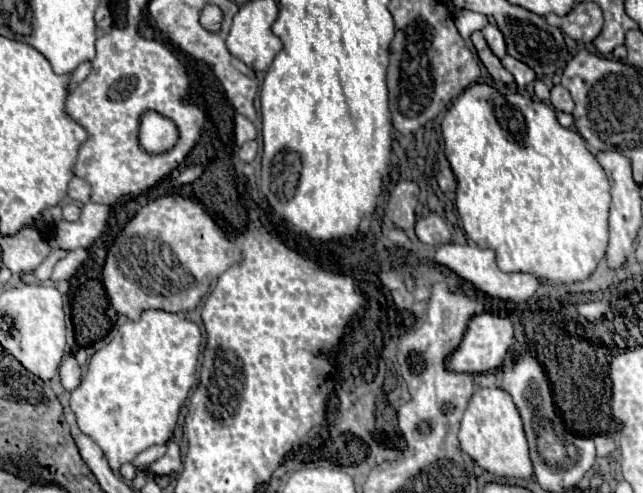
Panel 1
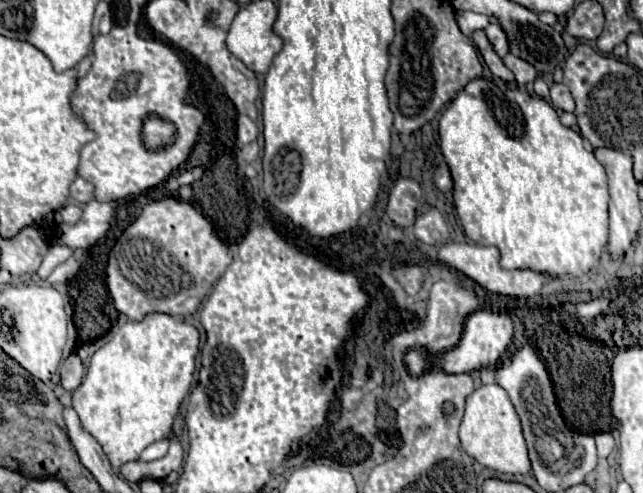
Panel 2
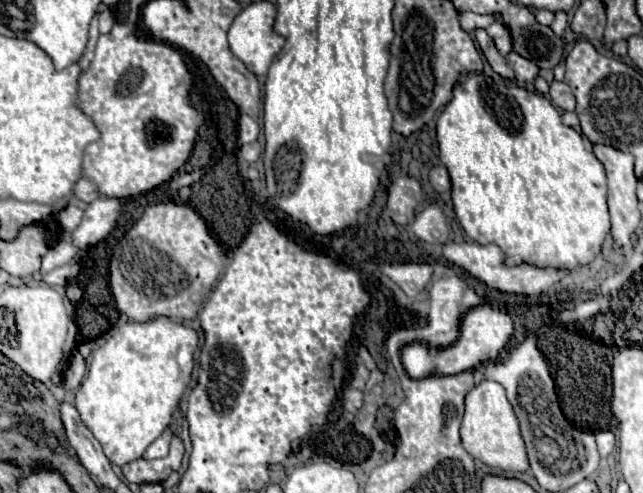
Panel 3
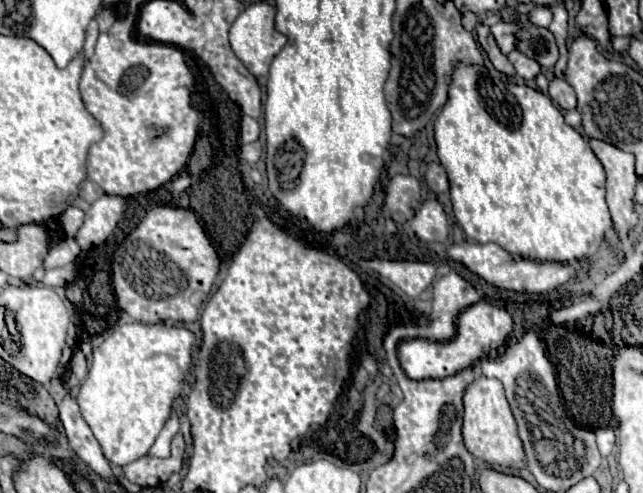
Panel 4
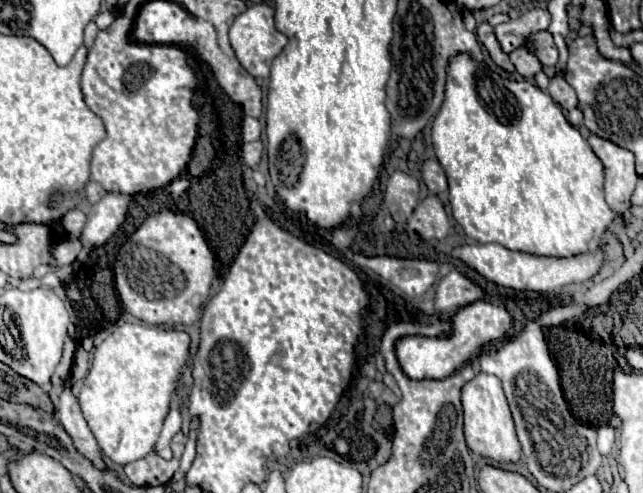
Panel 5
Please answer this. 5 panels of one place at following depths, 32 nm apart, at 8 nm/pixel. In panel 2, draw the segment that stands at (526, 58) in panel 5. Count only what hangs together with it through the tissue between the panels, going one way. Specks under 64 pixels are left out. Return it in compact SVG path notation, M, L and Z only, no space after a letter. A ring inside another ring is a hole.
M512 54L504 56L502 60L514 72L518 86L526 86L528 82L534 82L536 68L532 68L532 64L524 64L524 60L516 60L516 56L512 56Z

